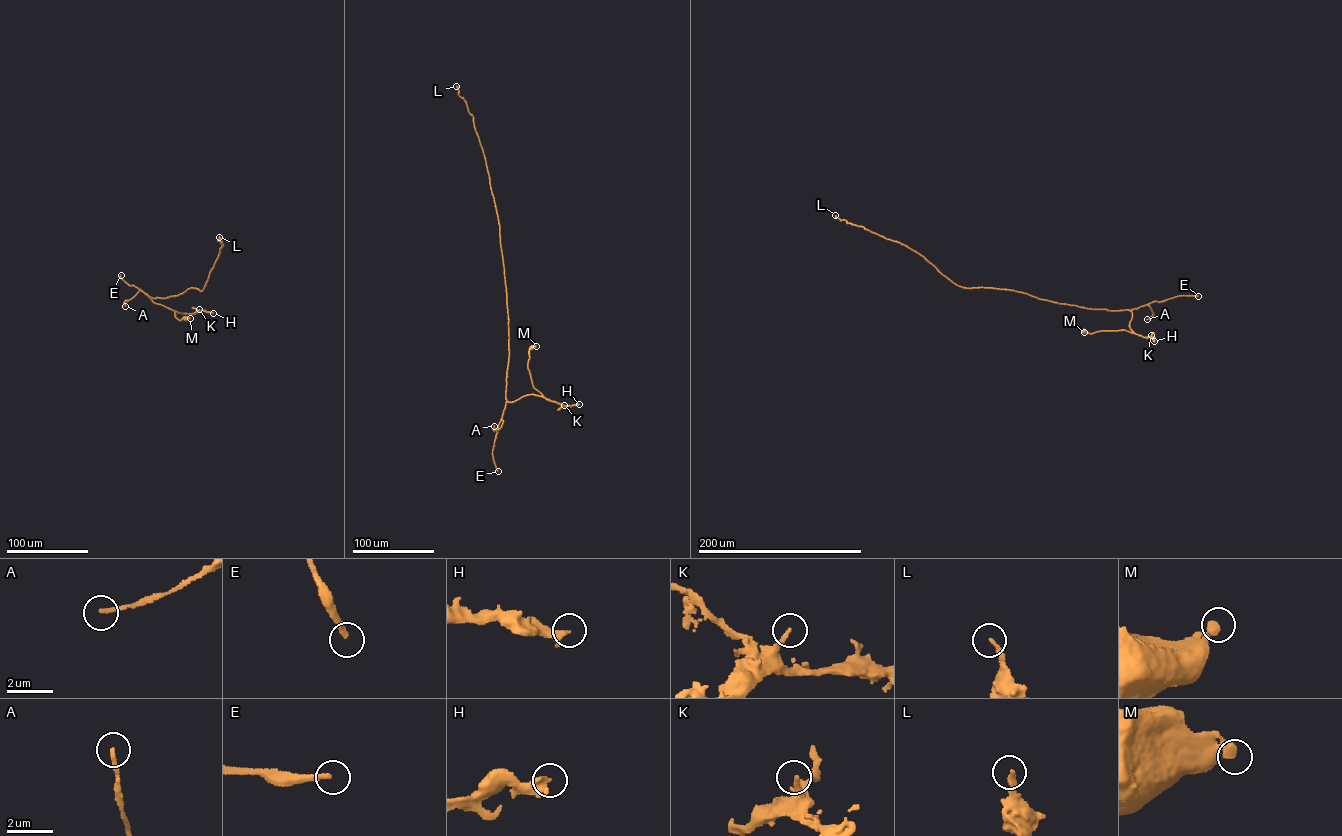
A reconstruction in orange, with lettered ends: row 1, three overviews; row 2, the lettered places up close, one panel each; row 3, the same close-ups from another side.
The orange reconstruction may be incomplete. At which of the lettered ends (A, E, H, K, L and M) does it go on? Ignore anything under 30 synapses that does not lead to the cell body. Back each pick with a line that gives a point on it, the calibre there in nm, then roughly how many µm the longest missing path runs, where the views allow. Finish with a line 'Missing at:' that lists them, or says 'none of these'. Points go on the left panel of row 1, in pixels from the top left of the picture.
E: place (121, 275); calibre 240 nm; missing 80 µm
Missing at: E

